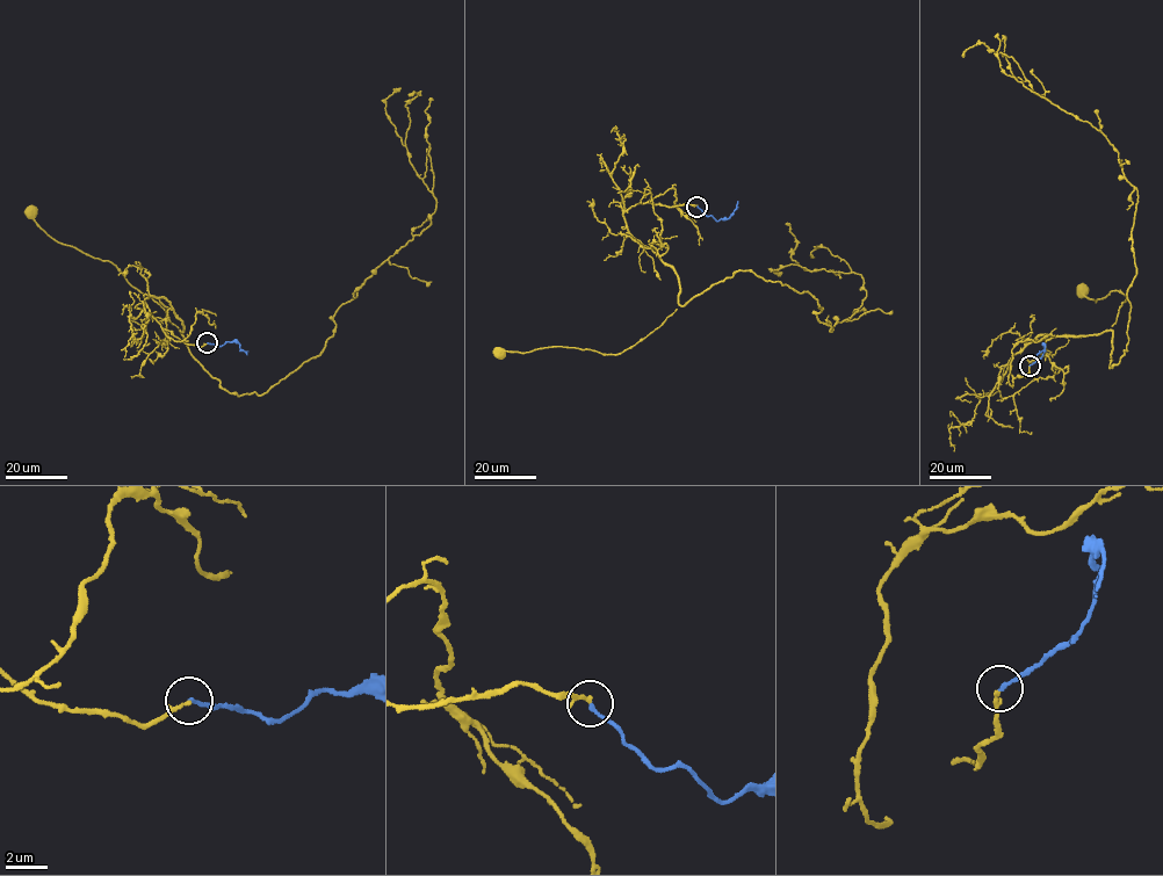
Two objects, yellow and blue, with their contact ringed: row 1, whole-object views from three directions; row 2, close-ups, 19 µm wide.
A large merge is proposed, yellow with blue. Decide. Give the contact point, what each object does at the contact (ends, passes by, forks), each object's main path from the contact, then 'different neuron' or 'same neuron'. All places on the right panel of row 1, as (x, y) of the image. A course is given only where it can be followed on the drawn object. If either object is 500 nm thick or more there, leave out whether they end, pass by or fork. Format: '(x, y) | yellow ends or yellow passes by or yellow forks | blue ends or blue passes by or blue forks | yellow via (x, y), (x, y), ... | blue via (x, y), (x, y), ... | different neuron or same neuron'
(1030, 366) | yellow passes by | blue ends | yellow via (1030, 366), (1010, 374), (1040, 334), (1115, 321), (1125, 295), (1083, 290) | blue via (1030, 366), (1041, 356), (1045, 345), (1045, 349), (1035, 356) | same neuron

